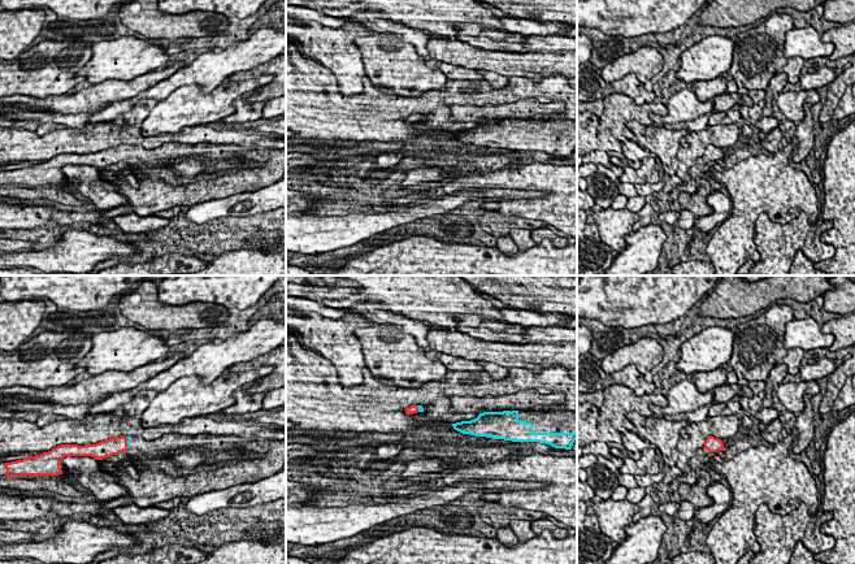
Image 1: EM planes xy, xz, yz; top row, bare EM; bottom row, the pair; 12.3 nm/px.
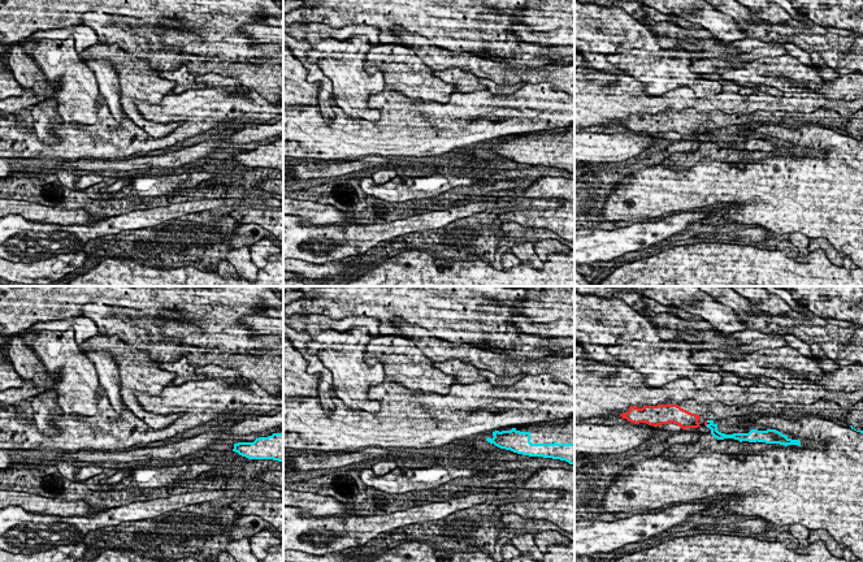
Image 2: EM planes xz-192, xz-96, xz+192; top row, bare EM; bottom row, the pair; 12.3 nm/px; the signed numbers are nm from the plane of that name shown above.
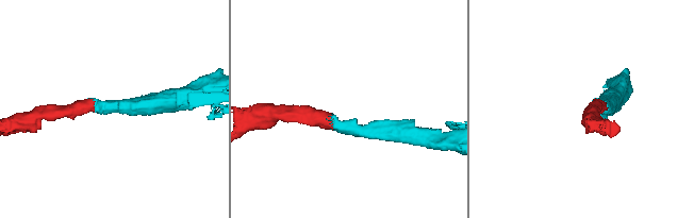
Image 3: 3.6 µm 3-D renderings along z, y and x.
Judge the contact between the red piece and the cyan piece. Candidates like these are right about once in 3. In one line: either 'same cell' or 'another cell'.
same cell

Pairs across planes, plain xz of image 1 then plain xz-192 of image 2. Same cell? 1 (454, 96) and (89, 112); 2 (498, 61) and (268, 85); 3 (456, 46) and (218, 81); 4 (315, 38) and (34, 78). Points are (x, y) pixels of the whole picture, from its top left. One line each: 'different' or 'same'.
1: different
2: same
3: different
4: different

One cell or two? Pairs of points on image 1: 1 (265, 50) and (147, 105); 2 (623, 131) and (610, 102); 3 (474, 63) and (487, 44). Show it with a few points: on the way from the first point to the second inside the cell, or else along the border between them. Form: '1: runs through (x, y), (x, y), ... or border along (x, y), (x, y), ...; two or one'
1: border along (156, 100), (140, 99), (127, 112); two
2: runs through (620, 124), (617, 109); one
3: border along (474, 46), (482, 50), (497, 51); two

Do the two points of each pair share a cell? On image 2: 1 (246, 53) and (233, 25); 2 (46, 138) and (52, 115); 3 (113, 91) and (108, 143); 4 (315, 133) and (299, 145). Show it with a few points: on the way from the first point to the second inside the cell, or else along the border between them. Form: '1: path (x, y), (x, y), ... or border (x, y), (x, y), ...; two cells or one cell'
1: path (246, 47), (234, 31); one cell
2: path (43, 133), (43, 124), (47, 120); one cell
3: border (126, 115), (120, 120), (113, 119); two cells
4: path (311, 137), (303, 141); one cell

